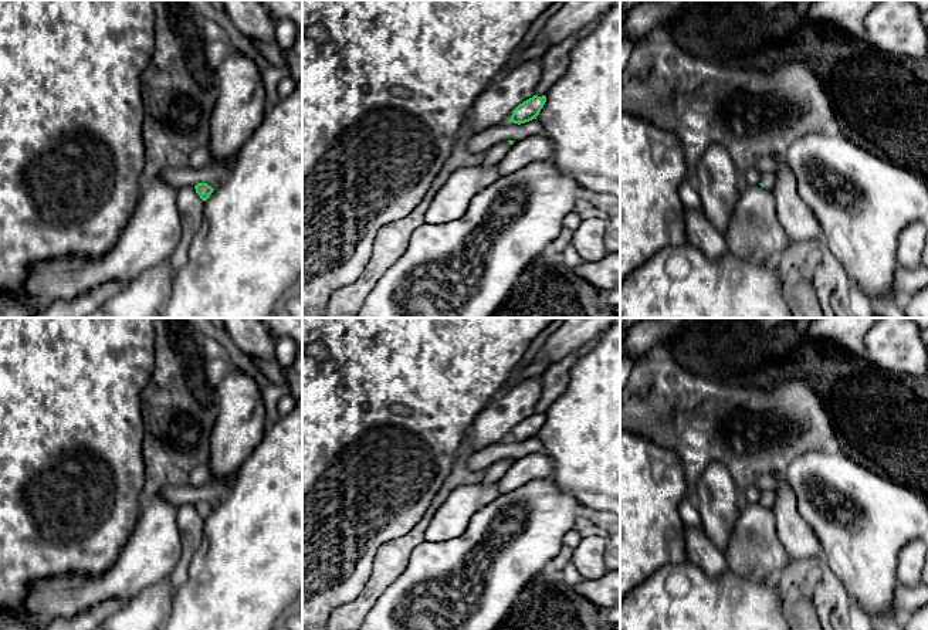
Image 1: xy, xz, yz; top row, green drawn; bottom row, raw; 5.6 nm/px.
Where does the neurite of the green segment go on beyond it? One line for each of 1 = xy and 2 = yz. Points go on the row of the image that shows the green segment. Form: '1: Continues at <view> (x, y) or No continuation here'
1: No continuation here
2: Continues at yz (768, 180)

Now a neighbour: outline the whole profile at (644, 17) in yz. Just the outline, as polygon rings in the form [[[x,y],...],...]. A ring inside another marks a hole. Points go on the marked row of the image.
[[[643,0],[634,4],[620,26],[623,35],[636,47],[654,30],[668,27],[681,20],[690,0]]]

